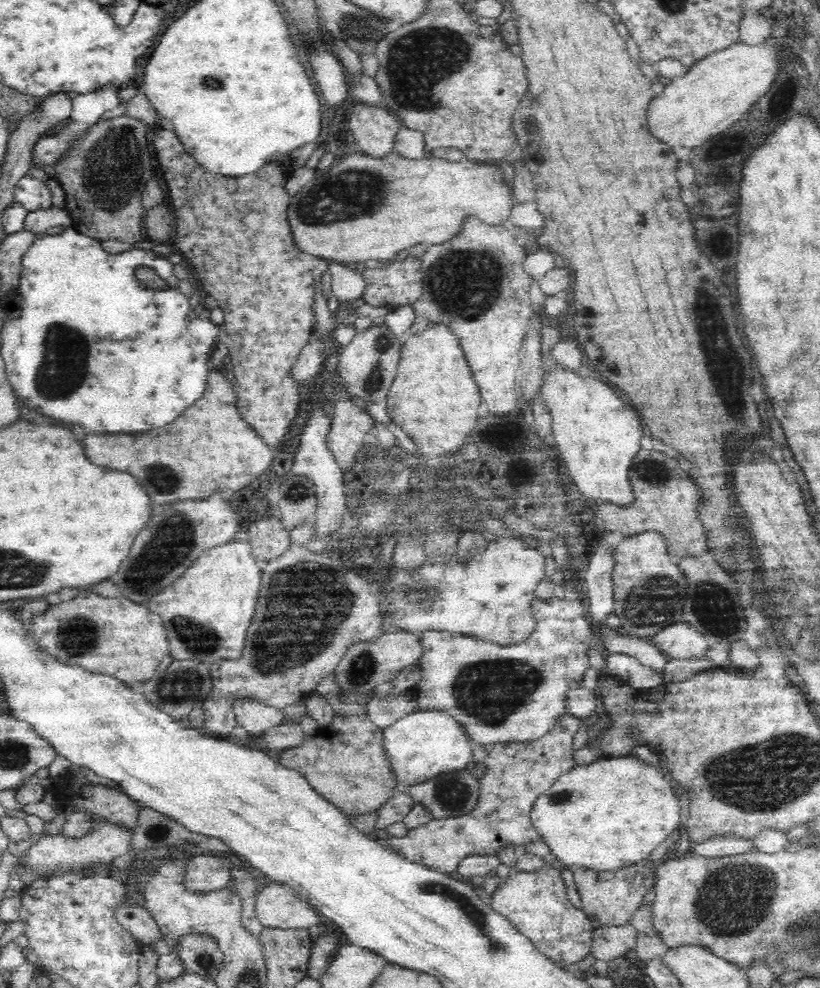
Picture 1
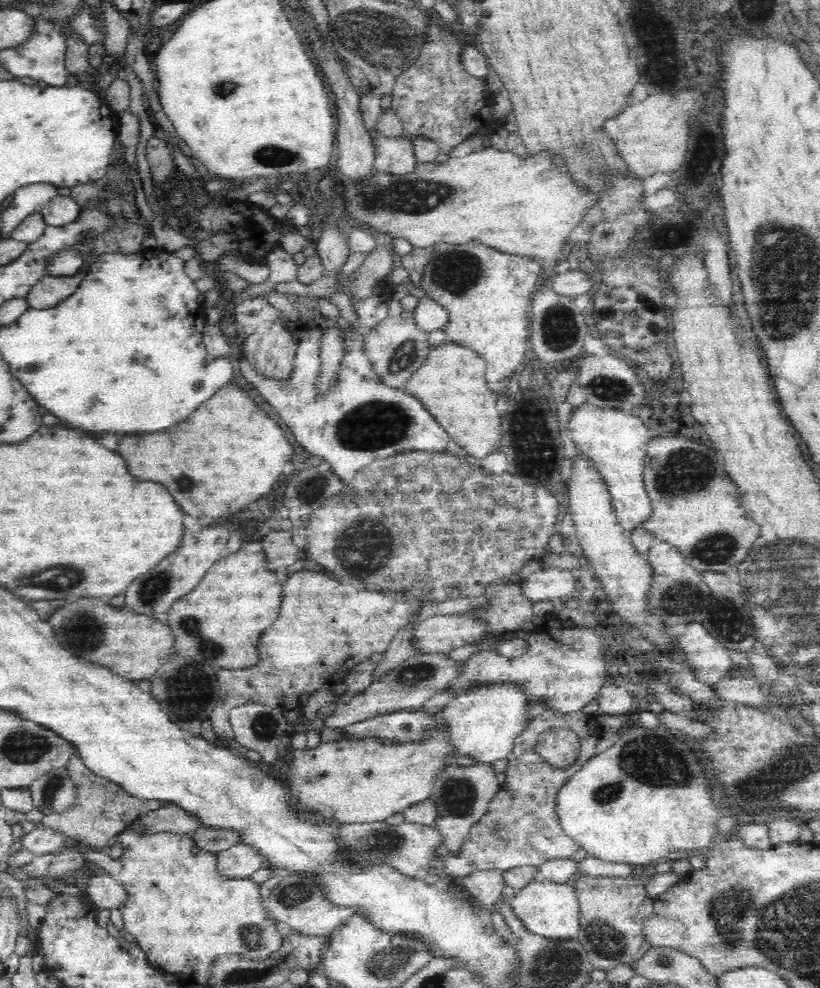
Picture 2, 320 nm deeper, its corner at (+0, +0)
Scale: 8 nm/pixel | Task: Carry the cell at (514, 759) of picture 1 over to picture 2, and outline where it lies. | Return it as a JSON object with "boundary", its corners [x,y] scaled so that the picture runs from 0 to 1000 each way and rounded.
{"boundary":[[[666,719],[646,727],[627,746],[626,756],[616,765],[620,775],[615,781],[617,787],[596,812],[595,820],[576,836],[561,860],[548,862],[540,868],[539,886],[544,891],[570,888],[577,881],[583,880],[610,880],[615,883],[628,877],[659,877],[673,869],[693,869],[707,859],[700,850],[687,843],[677,823],[677,810],[680,800],[690,794],[689,789],[705,781],[724,764],[728,751],[715,751],[715,755],[709,755],[709,762],[702,770],[705,775],[690,777],[676,777],[654,762],[652,757],[657,743],[667,737],[695,737],[695,740],[707,743],[705,727],[710,727],[712,733],[720,731],[720,726],[710,719],[695,723]]]}

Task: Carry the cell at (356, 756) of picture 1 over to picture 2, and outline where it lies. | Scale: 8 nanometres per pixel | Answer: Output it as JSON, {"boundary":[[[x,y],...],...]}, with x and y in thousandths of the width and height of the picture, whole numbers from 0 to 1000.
{"boundary":[[[538,739],[524,743],[524,749],[520,751],[488,750],[479,753],[467,751],[460,745],[438,748],[418,746],[399,752],[390,751],[379,759],[359,759],[356,771],[351,772],[349,791],[352,804],[361,807],[366,818],[380,821],[391,829],[406,829],[411,834],[466,832],[485,821],[491,822],[504,814],[522,809],[529,788],[544,774],[551,774],[549,767],[559,765],[552,763],[552,757],[545,755],[543,742]]]}

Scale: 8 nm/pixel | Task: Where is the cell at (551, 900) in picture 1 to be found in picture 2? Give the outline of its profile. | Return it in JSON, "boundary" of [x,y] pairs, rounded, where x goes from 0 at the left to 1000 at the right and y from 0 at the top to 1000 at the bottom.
{"boundary":[[[651,890],[637,901],[629,901],[621,910],[624,921],[637,932],[644,944],[661,947],[672,952],[695,952],[704,950],[709,941],[707,921],[698,893],[659,893]]]}

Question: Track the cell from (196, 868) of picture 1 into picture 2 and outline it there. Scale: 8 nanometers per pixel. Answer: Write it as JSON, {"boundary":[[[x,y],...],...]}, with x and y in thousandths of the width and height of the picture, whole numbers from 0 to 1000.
{"boundary":[[[295,853],[270,860],[262,866],[265,883],[278,889],[301,889],[322,877],[320,867]]]}

